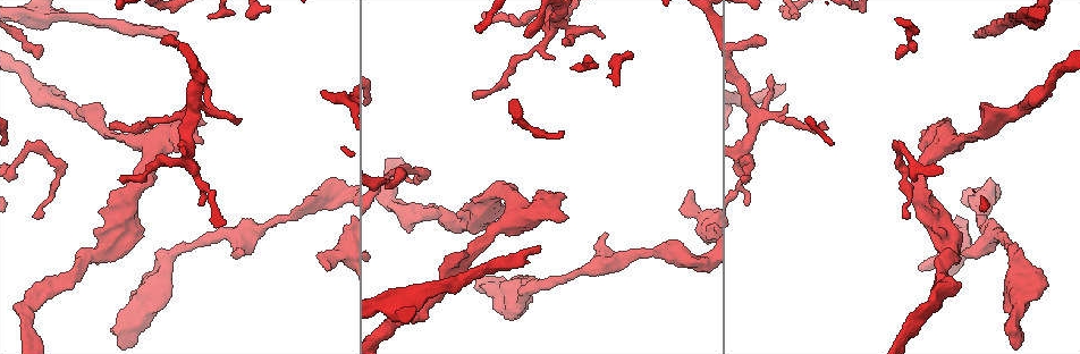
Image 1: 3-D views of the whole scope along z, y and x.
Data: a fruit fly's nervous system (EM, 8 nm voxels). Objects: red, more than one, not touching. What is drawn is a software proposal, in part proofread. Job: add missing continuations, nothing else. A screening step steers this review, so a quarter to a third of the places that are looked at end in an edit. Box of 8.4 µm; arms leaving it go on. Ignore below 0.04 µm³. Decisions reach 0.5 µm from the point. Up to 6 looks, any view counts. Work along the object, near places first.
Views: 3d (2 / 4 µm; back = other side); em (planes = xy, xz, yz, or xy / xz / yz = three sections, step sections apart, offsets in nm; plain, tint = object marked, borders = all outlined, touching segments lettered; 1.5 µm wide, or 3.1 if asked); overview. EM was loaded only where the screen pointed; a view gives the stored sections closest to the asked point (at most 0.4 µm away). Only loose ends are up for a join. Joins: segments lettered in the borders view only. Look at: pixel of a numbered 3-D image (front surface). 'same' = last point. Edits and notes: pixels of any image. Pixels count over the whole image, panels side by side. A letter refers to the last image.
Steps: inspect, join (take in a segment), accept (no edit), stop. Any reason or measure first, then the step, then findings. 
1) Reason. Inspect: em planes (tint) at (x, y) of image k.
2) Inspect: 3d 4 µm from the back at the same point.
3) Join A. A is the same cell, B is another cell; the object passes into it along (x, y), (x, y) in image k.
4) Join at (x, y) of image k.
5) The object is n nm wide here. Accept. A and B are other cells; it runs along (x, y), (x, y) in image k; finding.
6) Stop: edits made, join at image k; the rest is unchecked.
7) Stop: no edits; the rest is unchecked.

Branch stops here. Inspect: em xz step 8 (borders) at (174, 33) of image 1.

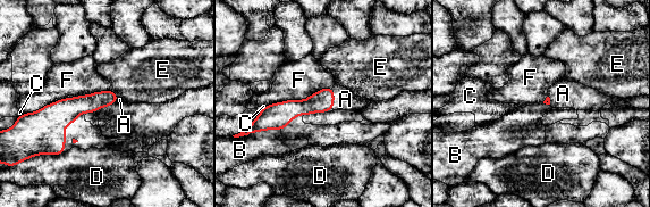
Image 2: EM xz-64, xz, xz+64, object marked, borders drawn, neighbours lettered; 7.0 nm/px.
Join A. A is the same cell, B, C, D, E and F are other cells; the object passes into it along (322, 100), (334, 98), (345, 99) in image 2; it goes on there.

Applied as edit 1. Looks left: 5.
Inspect: overview.

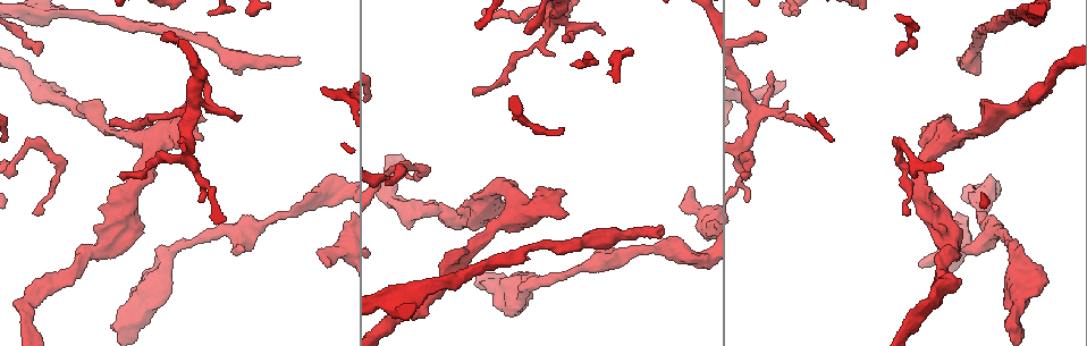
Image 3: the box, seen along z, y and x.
Free end. Inspect: em yz step 8 (tint) at (244, 252) of image 3.

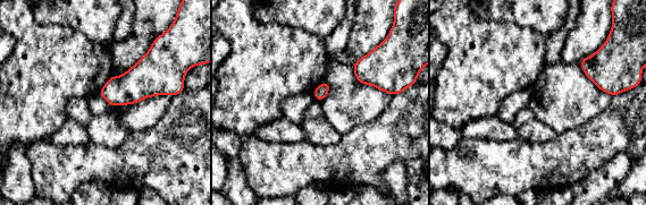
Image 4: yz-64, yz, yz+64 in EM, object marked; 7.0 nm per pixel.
Another direction. Inspect: em planes (borders) at the same point.

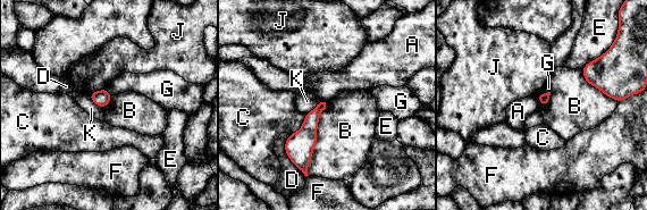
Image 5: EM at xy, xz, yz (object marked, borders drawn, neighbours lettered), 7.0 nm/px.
Accept. A, B, C, D, E, F, G, J and K are other cells; a border runs along (326, 102), (318, 118), (308, 175) in image 5; no lettered segment goes on from it.

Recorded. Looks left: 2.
Stop: edits made, join at image 2; the rest is unchecked.

